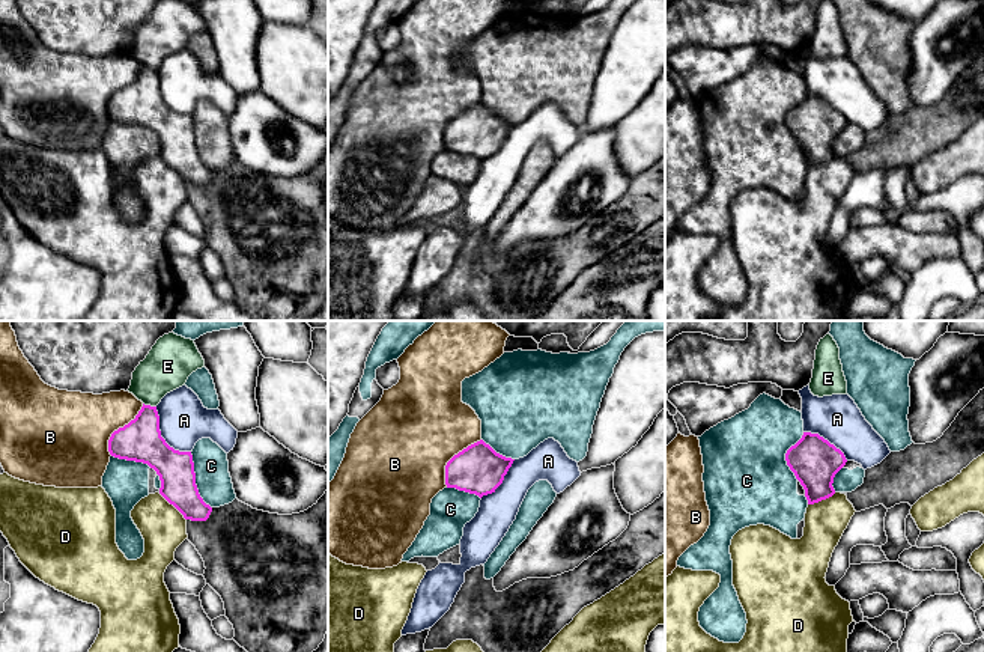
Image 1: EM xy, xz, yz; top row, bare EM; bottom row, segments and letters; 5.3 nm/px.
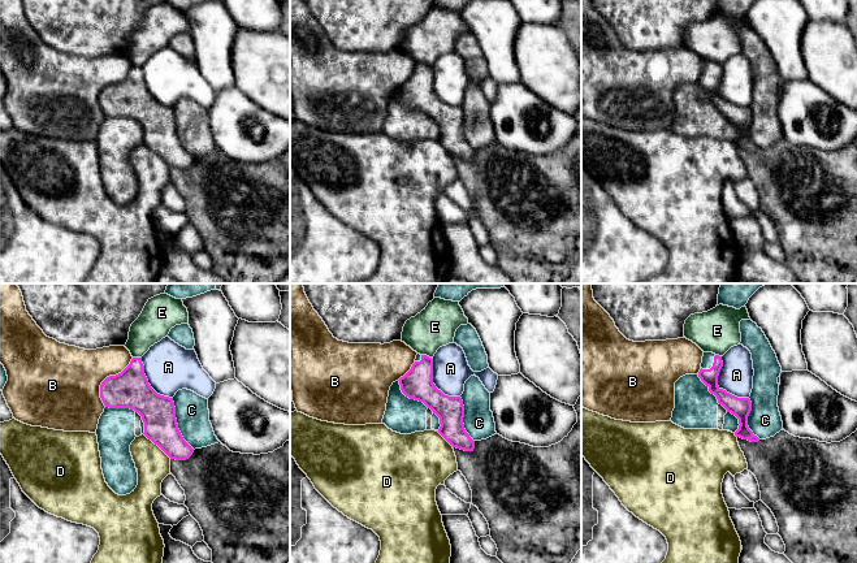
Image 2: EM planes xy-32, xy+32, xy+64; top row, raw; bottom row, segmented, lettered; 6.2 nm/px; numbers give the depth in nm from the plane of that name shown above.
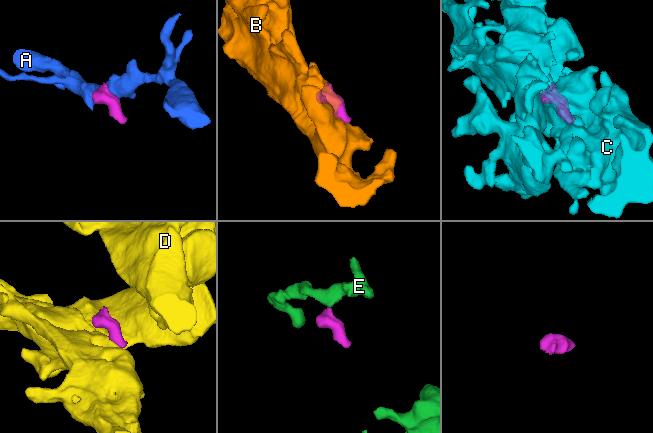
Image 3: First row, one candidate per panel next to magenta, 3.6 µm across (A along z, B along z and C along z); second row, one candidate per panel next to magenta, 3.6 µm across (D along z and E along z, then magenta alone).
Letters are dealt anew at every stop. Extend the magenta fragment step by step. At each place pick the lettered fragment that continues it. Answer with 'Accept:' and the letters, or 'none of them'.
Accept: C

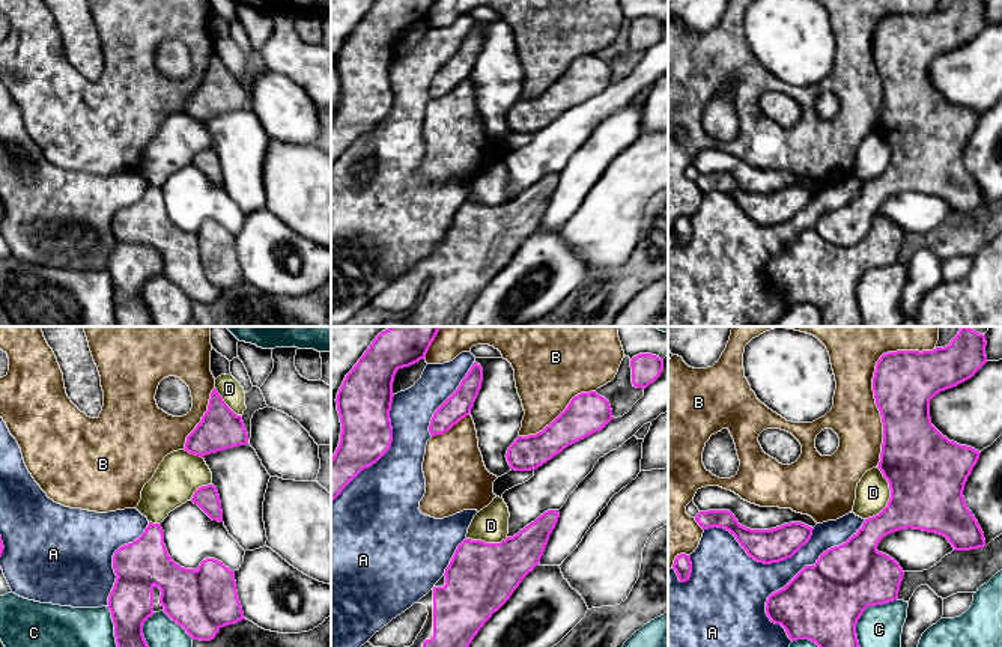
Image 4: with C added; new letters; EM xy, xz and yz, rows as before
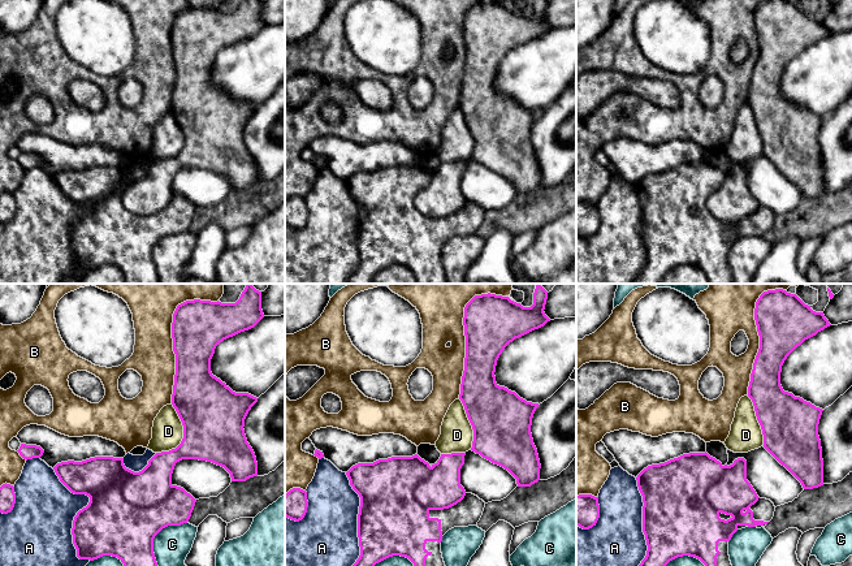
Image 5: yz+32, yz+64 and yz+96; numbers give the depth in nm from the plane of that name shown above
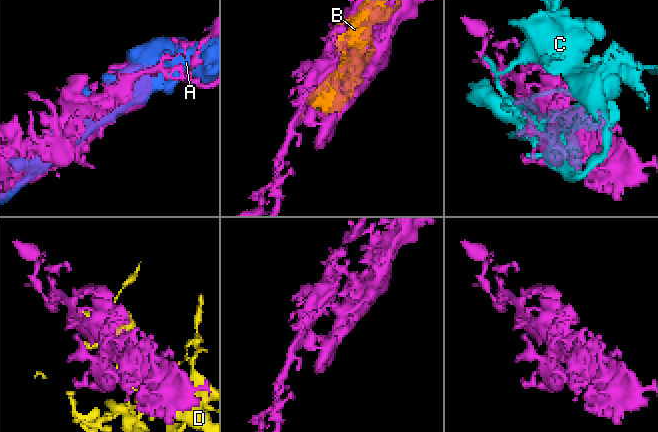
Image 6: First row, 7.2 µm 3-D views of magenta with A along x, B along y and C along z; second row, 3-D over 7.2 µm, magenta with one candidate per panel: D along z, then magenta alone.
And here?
Accept: none of them

